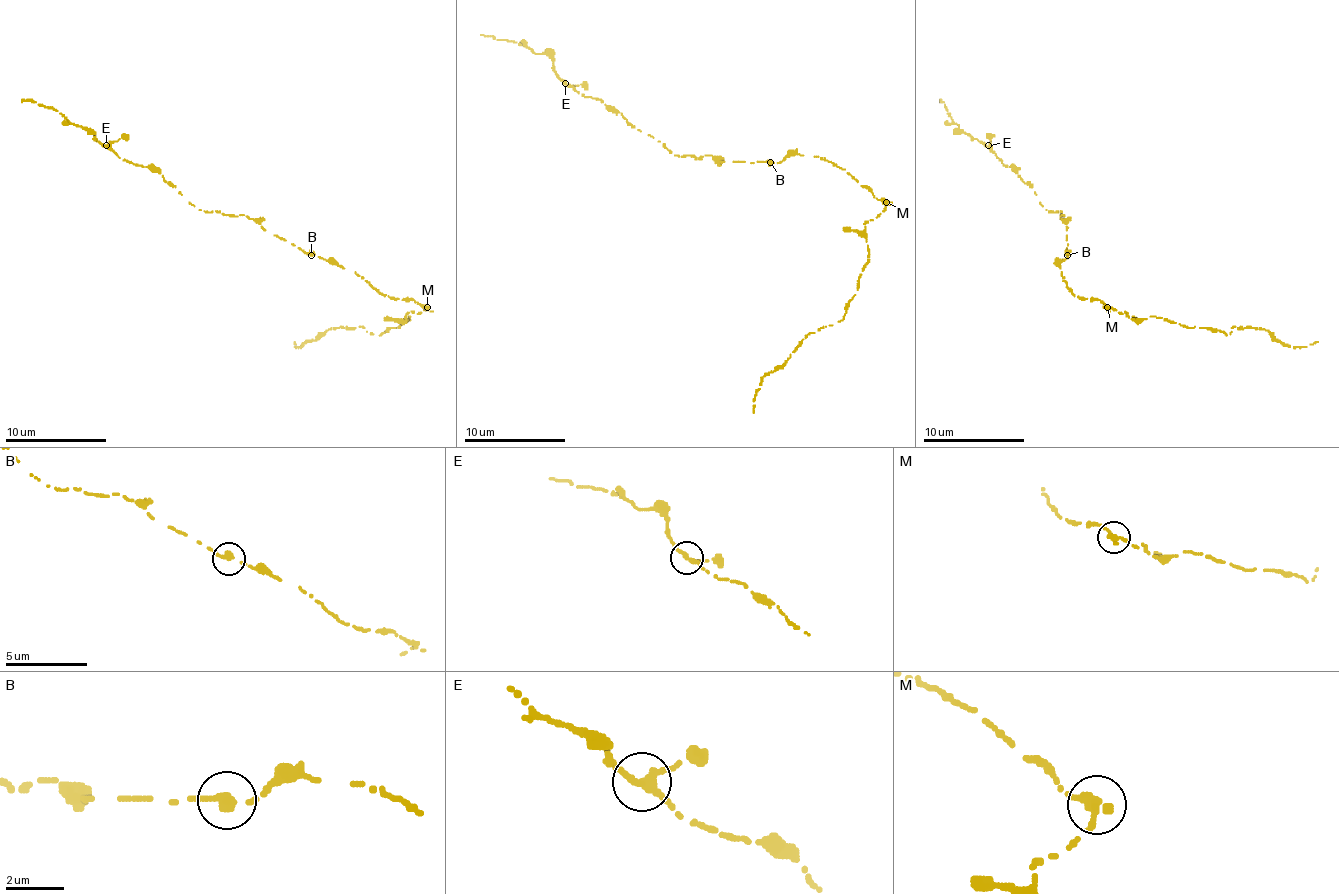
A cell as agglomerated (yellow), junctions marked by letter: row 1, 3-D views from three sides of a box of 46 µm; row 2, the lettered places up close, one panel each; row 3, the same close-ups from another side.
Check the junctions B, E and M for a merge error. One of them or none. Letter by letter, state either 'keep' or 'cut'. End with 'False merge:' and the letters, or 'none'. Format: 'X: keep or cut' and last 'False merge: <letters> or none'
B: keep
E: keep
M: cut
False merge: M

